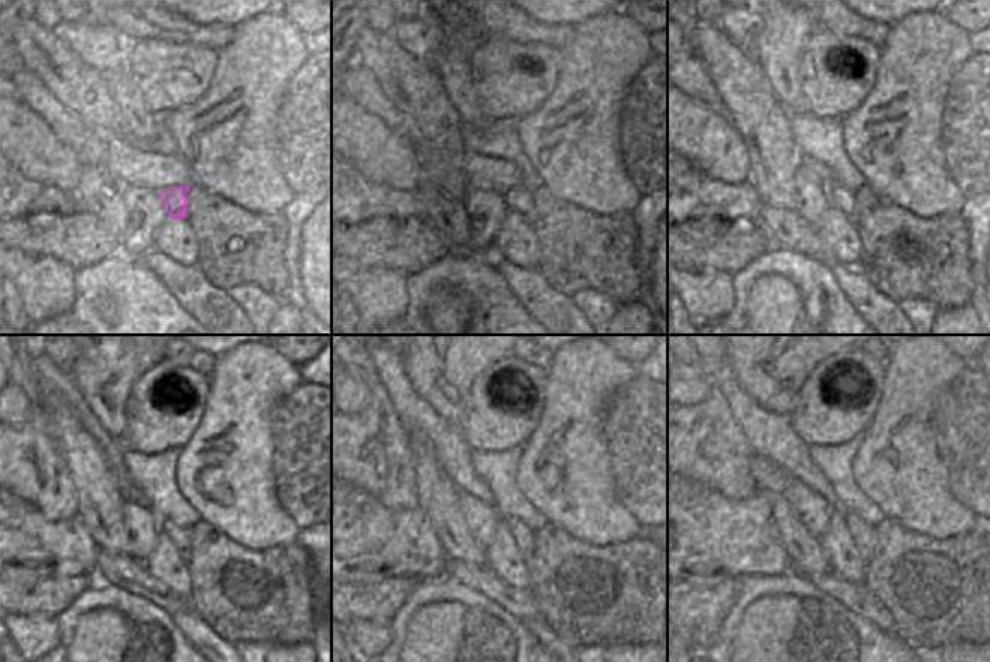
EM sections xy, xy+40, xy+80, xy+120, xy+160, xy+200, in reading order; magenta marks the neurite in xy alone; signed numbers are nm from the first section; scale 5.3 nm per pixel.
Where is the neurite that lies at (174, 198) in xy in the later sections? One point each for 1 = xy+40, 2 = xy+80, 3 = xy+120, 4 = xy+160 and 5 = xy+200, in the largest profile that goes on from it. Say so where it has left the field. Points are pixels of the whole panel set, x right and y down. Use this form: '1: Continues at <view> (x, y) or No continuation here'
1: Continues at xy+40 (518, 200)
2: Continues at xy+80 (840, 197)
3: Continues at xy+120 (179, 536)
4: Continues at xy+160 (524, 536)
5: Continues at xy+200 (863, 536)

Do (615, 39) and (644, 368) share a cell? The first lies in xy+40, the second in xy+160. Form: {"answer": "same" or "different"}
{"answer": "different"}

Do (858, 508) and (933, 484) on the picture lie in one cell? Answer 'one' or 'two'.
two

